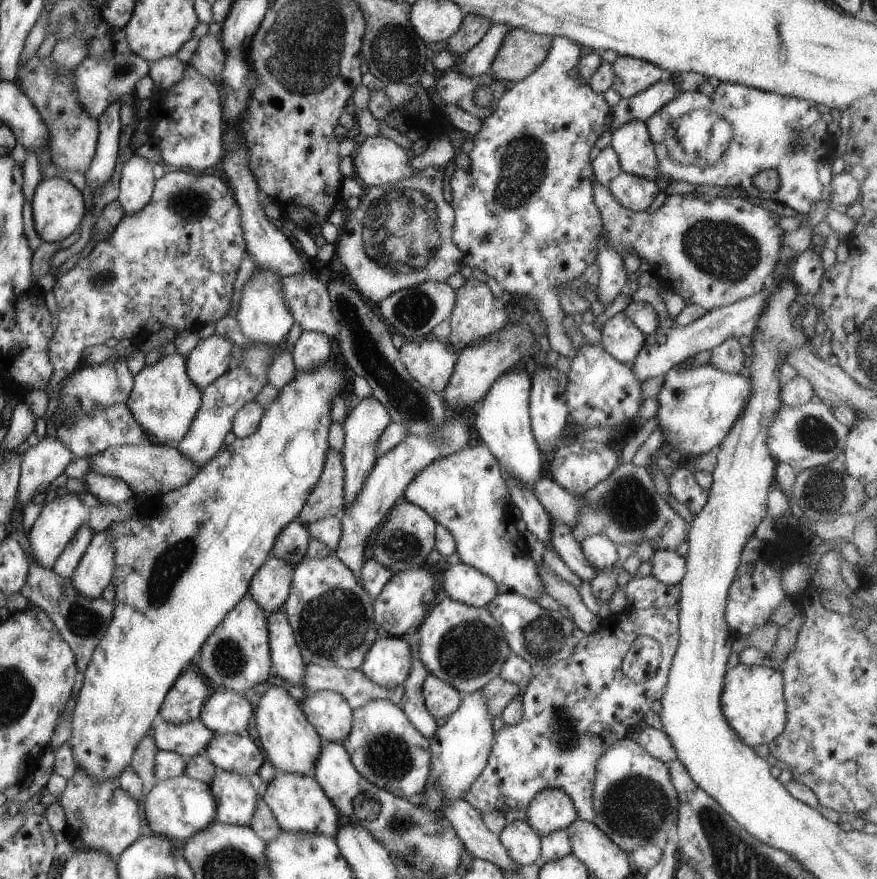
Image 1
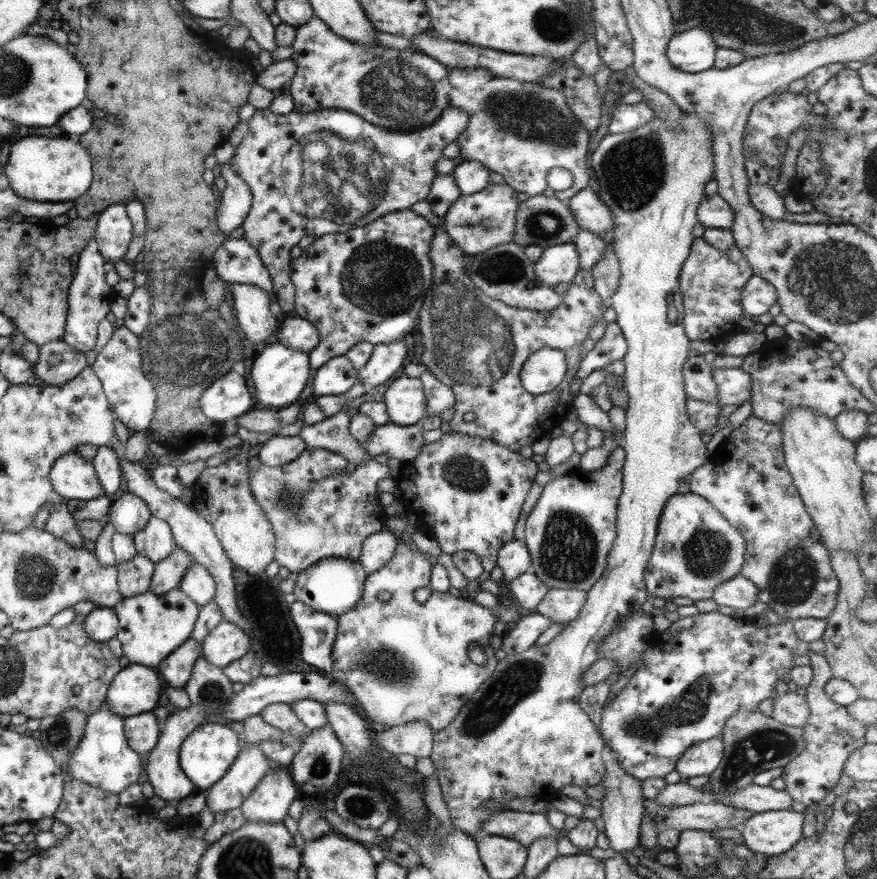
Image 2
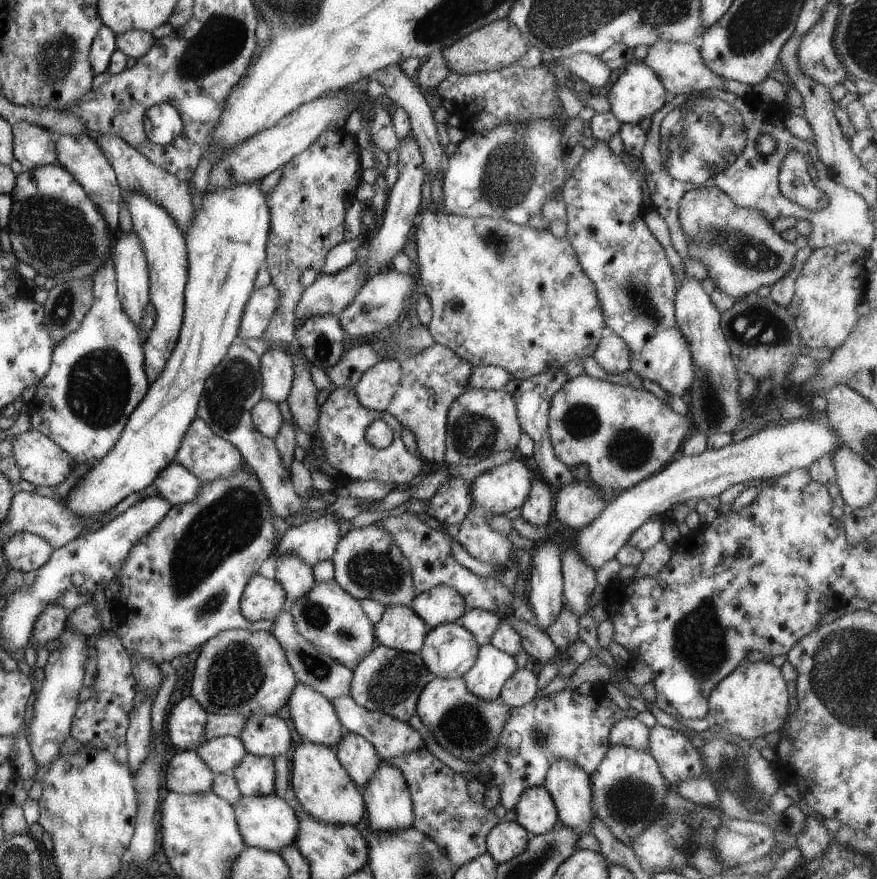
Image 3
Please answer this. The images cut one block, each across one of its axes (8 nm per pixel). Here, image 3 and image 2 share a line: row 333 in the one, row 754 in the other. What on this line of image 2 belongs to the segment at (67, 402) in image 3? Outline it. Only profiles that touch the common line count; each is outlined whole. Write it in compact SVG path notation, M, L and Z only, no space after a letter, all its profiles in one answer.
M104 705L91 716L87 716L83 737L73 748L73 752L67 760L67 766L62 770L62 772L66 772L66 778L79 779L83 783L115 794L129 784L137 782L142 766L141 756L137 752L133 752L127 745L123 725L124 719L119 714L109 712L107 706Z

